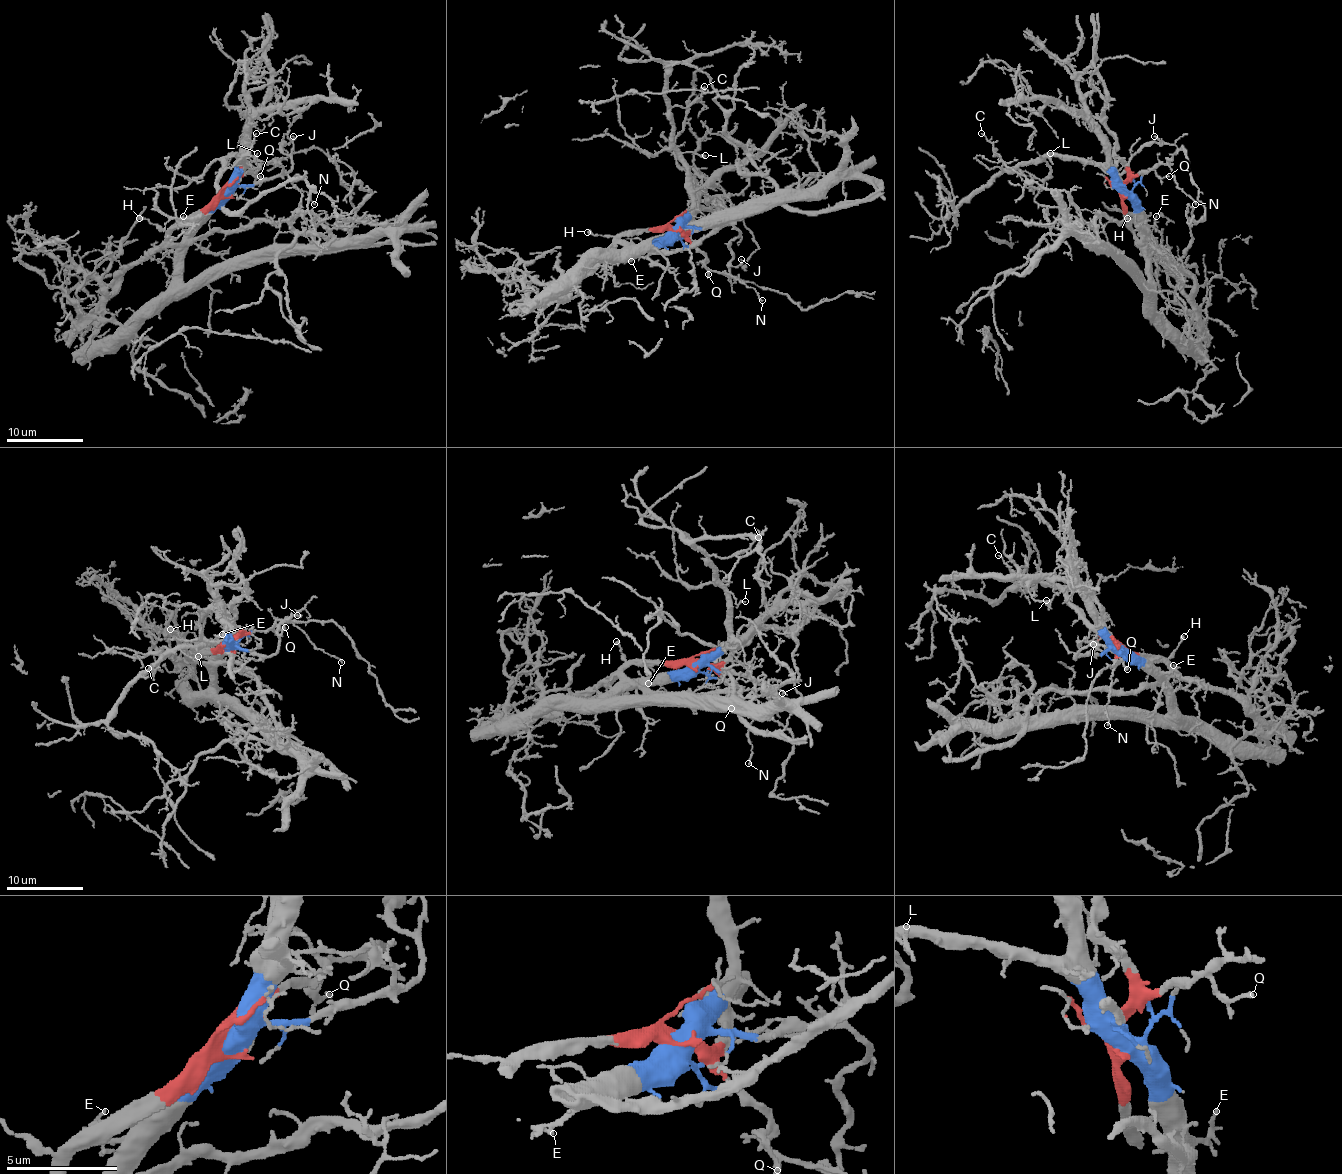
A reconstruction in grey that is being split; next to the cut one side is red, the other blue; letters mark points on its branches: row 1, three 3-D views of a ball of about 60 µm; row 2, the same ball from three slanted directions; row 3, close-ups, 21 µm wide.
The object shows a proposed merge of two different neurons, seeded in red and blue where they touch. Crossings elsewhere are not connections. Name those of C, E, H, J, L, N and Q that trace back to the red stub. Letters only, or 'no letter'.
H, N, Q

